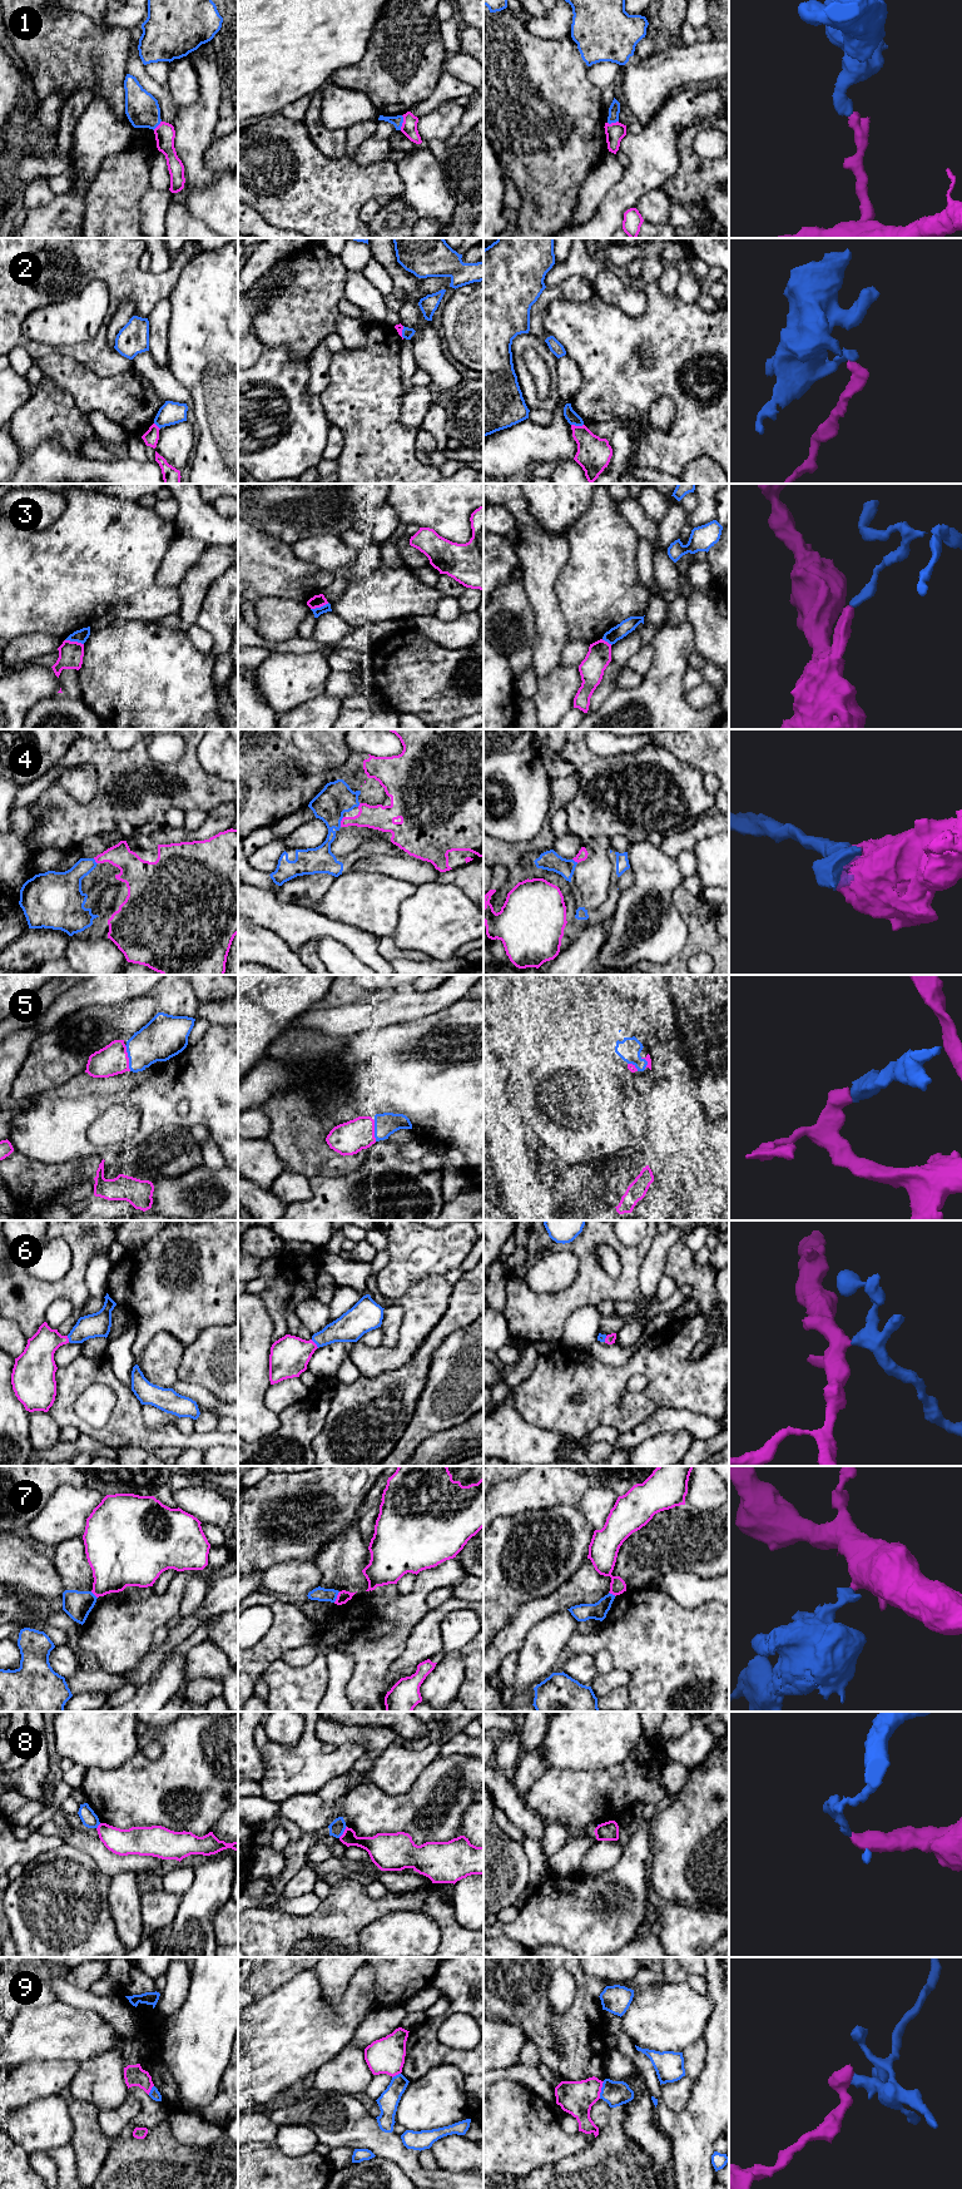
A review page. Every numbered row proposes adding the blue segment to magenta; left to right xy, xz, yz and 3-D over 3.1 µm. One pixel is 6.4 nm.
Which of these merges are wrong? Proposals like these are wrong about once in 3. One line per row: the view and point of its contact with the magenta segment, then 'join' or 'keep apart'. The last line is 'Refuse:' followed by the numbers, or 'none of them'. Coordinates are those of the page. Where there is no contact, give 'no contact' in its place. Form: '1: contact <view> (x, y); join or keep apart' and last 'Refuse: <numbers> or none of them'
1: contact xz (402, 123); keep apart
2: contact yz (578, 426); keep apart
3: contact xy (74, 642); keep apart
4: contact xz (341, 822); join
5: contact xy (128, 1058); join
6: contact xz (315, 1343); join
7: contact xz (337, 1596); keep apart
8: contact xz (343, 1832); keep apart
9: contact yz (600, 2090); keep apart
Refuse: 1, 2, 3, 7, 8, 9

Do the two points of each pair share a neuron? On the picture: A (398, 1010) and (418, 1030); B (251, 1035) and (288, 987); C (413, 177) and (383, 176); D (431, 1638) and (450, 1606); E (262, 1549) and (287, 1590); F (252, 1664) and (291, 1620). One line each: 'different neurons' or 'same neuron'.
A: different neurons
B: same neuron
C: different neurons
D: same neuron
E: different neurons
F: same neuron

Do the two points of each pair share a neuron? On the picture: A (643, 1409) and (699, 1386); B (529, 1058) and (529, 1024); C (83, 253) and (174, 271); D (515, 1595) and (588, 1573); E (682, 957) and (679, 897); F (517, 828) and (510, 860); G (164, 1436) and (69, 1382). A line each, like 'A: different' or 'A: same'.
A: same
B: different
C: same
D: different
E: same
F: different
G: same

